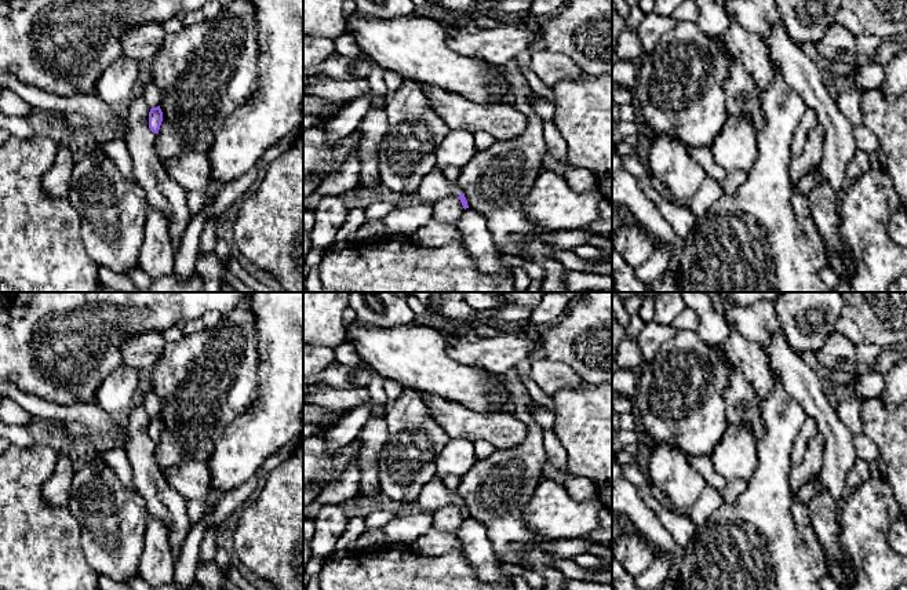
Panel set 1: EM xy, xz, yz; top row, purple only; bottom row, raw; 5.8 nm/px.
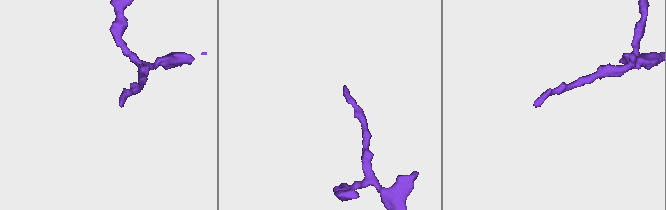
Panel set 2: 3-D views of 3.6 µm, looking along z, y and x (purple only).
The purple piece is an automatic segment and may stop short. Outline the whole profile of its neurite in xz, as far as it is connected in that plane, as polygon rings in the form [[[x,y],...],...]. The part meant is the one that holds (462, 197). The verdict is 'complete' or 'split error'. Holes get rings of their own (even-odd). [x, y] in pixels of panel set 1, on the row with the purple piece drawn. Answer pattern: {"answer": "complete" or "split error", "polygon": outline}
{"answer": "split error", "polygon": [[[434,170],[423,178],[415,193],[404,196],[404,203],[409,201],[433,205],[438,199],[445,196],[458,196],[463,208],[469,208],[459,185],[449,182],[440,170]]]}

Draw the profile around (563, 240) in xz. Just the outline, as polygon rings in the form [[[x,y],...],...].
[[[582,229],[565,232],[547,232],[542,240],[558,250],[572,250],[573,247],[589,244],[590,234]]]

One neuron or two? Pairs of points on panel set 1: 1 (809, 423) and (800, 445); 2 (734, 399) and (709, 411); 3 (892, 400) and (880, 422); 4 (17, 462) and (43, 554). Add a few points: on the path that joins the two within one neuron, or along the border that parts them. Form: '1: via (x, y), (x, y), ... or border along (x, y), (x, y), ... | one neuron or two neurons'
1: via (809, 429), (802, 440) | one neuron
2: border along (728, 371), (728, 383), (724, 390), (727, 425) | two neurons
3: border along (878, 399), (892, 410) | two neurons
4: via (19, 485), (19, 524), (26, 531) | one neuron

